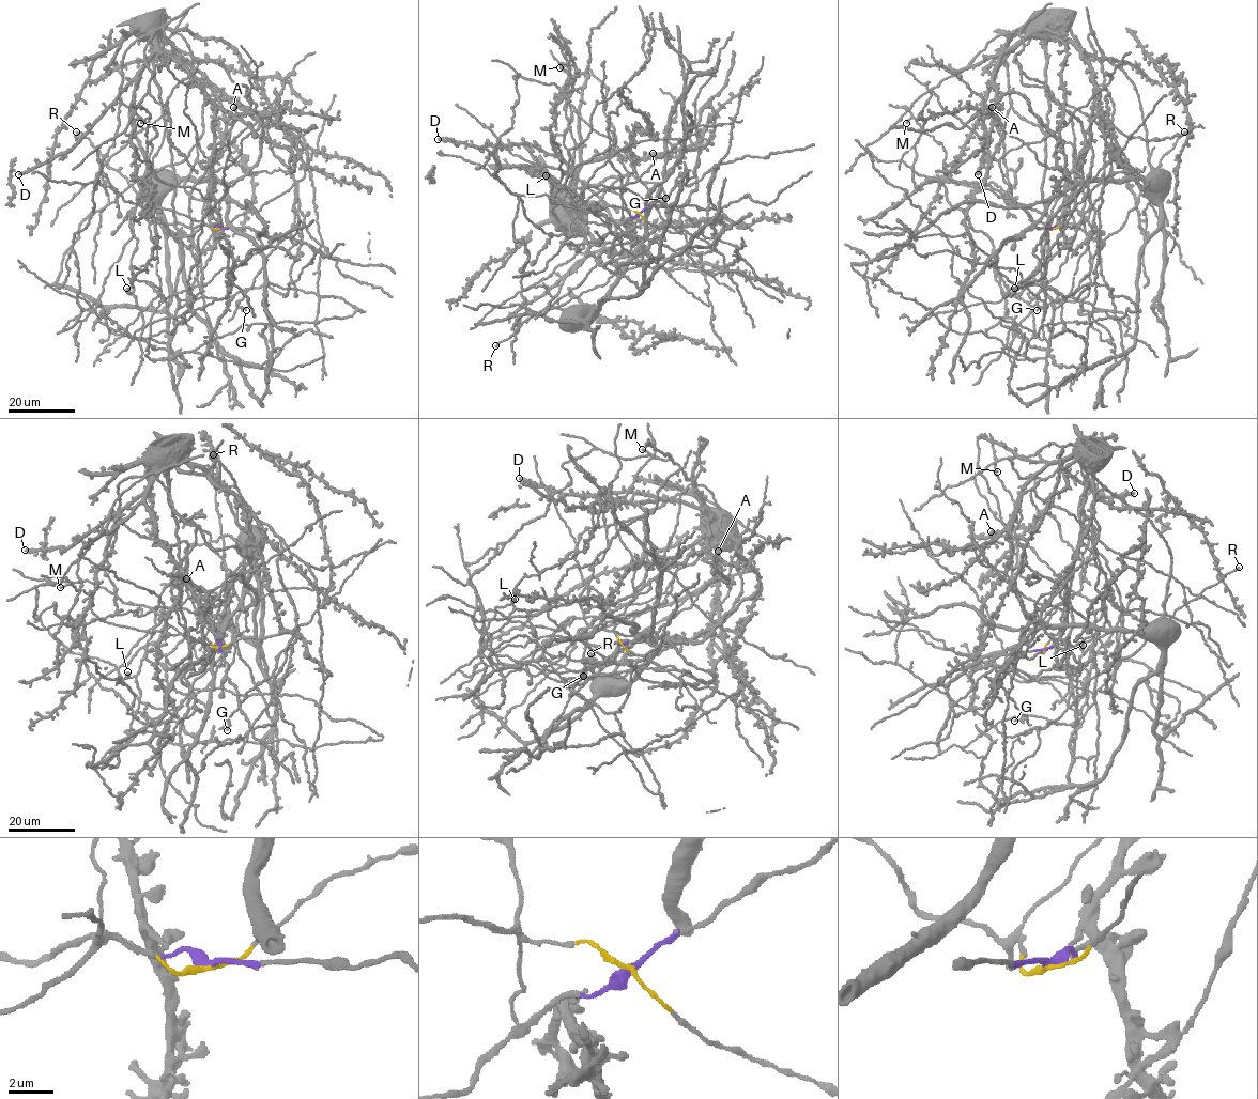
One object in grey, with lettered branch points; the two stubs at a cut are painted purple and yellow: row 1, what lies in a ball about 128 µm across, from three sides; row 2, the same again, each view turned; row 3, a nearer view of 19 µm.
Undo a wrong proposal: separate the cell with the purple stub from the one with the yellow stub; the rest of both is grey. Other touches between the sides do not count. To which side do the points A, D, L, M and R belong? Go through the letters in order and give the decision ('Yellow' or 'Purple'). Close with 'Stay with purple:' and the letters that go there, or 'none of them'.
A: Yellow
D: Yellow
L: Purple
M: Yellow
R: Yellow
Stay with purple: L

